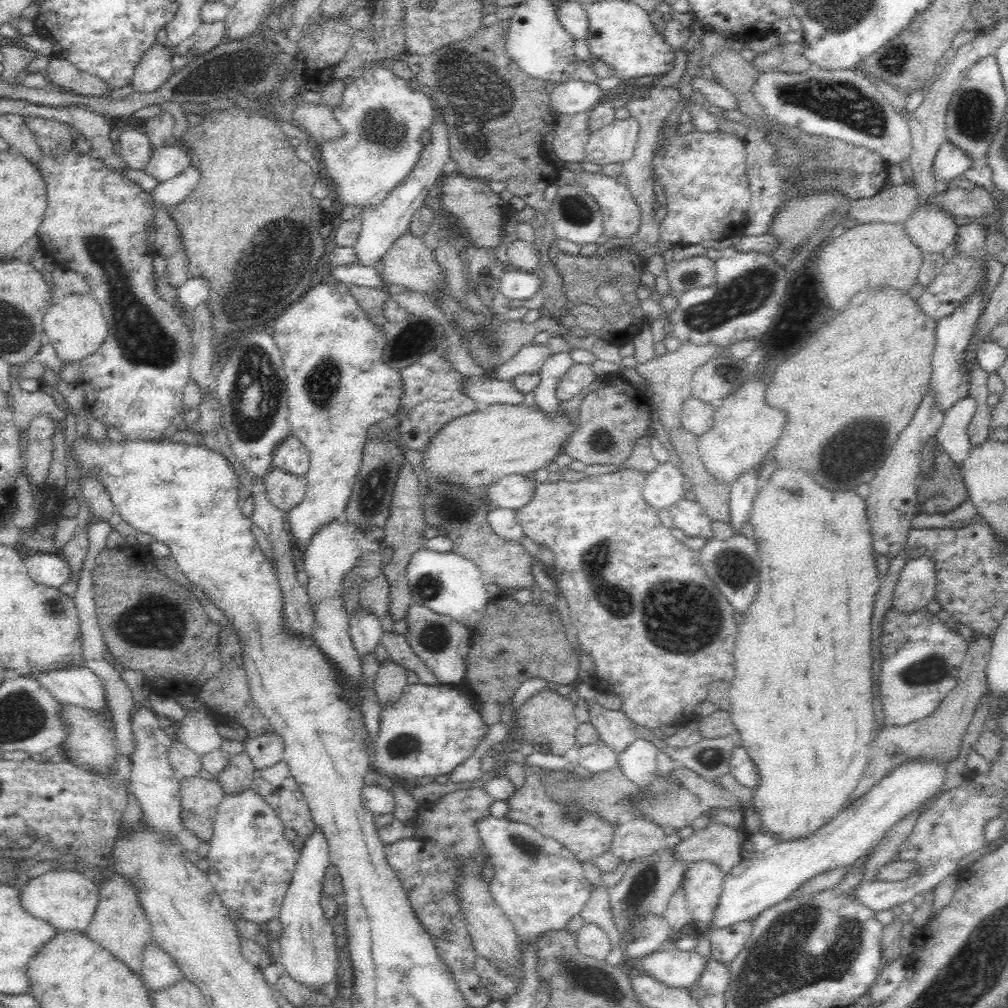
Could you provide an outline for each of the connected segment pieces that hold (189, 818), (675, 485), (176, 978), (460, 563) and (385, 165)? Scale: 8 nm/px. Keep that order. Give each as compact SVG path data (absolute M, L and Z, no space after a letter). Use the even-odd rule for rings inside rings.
M199 776L196 778L181 778L181 823L186 830L195 834L202 842L208 843L213 835L213 824L217 815L217 808L223 799L223 790L219 782L208 781Z
M670 461L661 463L654 472L645 474L645 479L642 496L654 510L668 510L686 496L686 476Z
M152 940L142 954L141 978L148 988L160 991L168 986L176 986L176 982L182 982L185 976L180 965Z
M420 548L412 553L405 569L412 603L427 606L470 630L480 623L488 604L488 592L482 582L482 571L474 562L454 552Z
M373 63L370 68L352 76L342 93L342 101L334 106L334 120L343 128L344 134L334 139L313 140L312 145L322 158L323 178L332 184L337 202L343 207L358 207L362 212L380 207L407 177L416 169L422 157L425 145L422 136L434 124L436 108L430 96L410 87L409 82L383 68L380 63Z

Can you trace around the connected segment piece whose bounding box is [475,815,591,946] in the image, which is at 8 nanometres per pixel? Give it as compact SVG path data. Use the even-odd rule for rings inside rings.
M492 815L475 820L475 827L494 863L494 876L488 884L490 894L516 927L522 946L526 944L528 938L536 940L544 931L564 928L571 916L579 914L589 902L591 886L587 877L583 875L582 863L576 860L568 848L564 848L553 838L542 836L540 832L523 822L512 822L504 817L496 818Z

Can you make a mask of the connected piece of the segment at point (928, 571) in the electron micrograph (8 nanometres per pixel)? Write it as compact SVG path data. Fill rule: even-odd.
M922 553L910 557L901 568L895 585L892 607L913 613L926 607L936 594L936 563L930 555Z

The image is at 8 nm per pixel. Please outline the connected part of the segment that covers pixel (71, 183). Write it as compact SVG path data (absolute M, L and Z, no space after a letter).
M75 148L69 151L69 154L61 153L54 157L42 157L41 174L46 182L46 210L44 210L44 220L40 222L37 232L39 236L42 250L46 253L50 260L54 261L60 269L76 270L82 274L82 278L90 287L90 295L94 297L103 310L103 317L107 324L107 333L103 343L93 352L80 360L82 376L78 384L82 385L86 393L84 402L84 410L97 416L97 418L106 426L115 426L128 439L140 440L163 440L166 428L173 425L173 419L178 414L181 414L182 398L184 388L190 381L190 349L191 349L191 332L187 329L186 321L175 309L171 307L170 302L164 301L159 297L156 288L152 271L152 259L158 254L154 244L154 239L157 236L155 221L155 207L151 202L149 192L128 180L118 172L112 172L106 169L105 162L97 158L94 154L84 157L79 157L75 152Z

